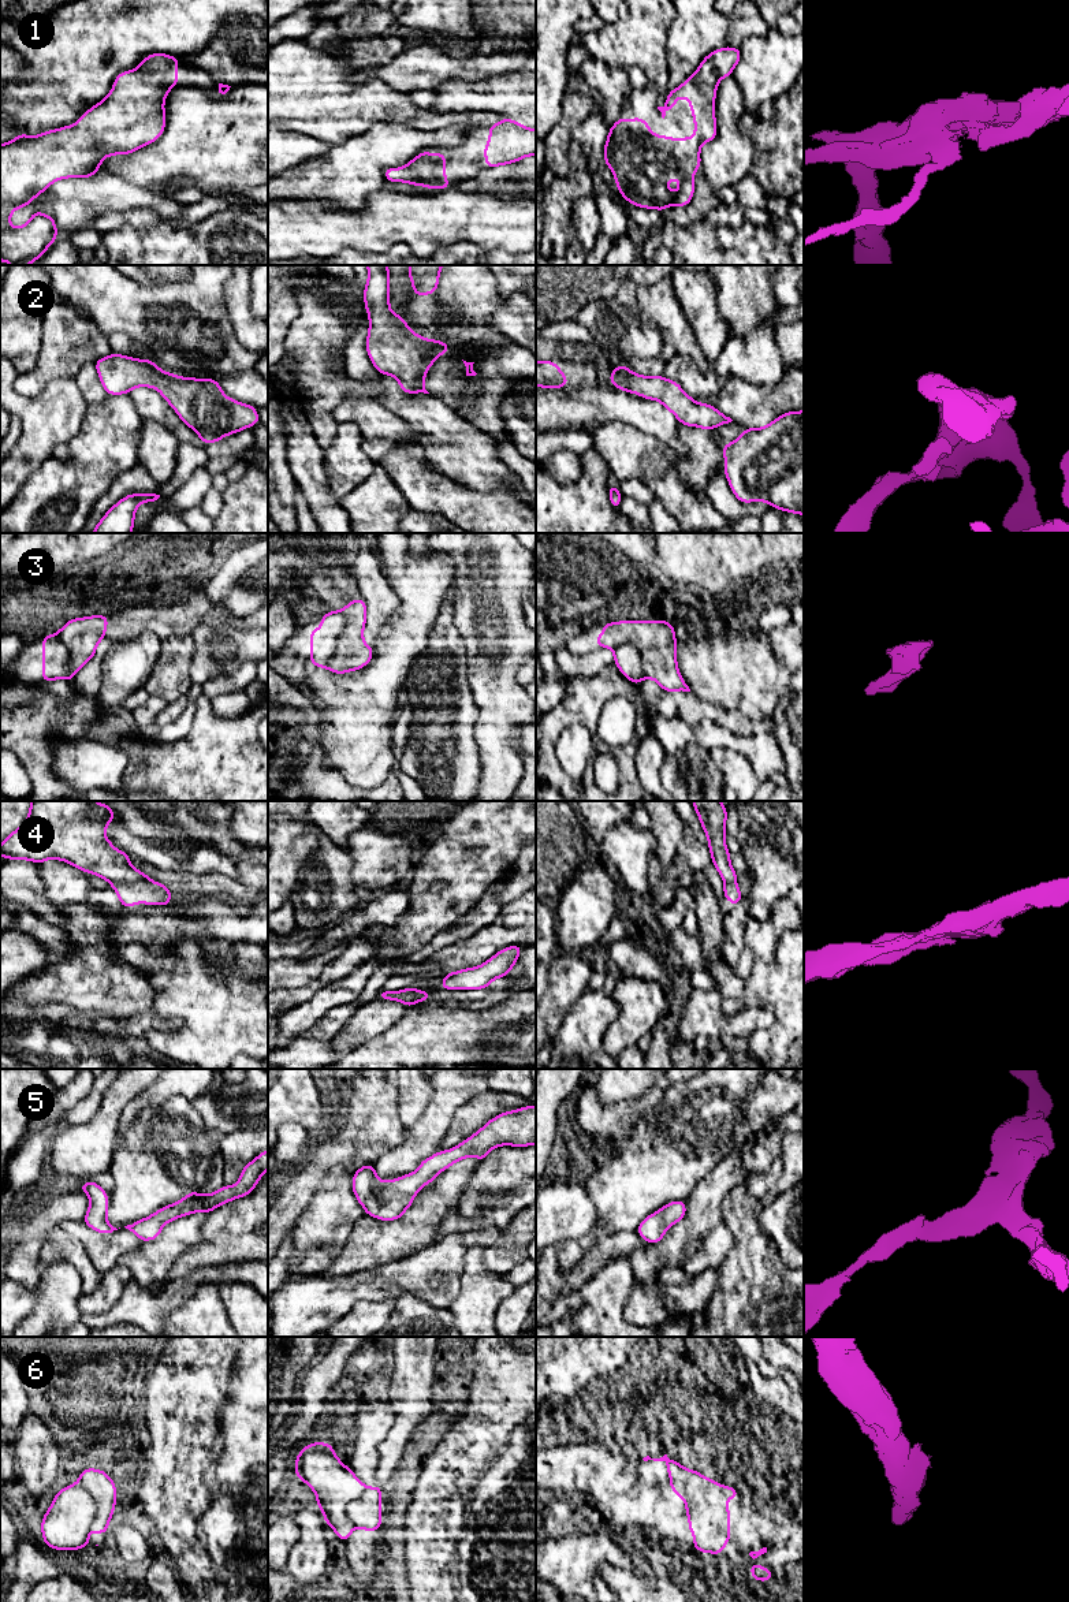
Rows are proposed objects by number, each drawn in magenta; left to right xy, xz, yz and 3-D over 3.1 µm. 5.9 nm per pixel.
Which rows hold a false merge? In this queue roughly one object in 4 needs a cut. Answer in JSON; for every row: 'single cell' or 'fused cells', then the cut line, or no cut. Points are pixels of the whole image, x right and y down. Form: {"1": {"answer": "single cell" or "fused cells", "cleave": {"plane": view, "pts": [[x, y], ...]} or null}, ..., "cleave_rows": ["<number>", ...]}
{"1": {"answer": "single cell", "cleave": null}, "2": {"answer": "single cell", "cleave": null}, "3": {"answer": "fused cells", "cleave": {"plane": "xz", "pts": [[341, 611], [345, 617], [345, 628], [326, 667]]}}, "4": {"answer": "fused cells", "cleave": {"plane": "xy", "pts": [[151, 880], [120, 882], [114, 887]]}}, "5": {"answer": "single cell", "cleave": null}, "6": {"answer": "fused cells", "cleave": {"plane": "xy", "pts": [[74, 1485], [79, 1486], [93, 1501], [95, 1516], [89, 1530]]}}, "cleave_rows": ["3", "4", "6"]}

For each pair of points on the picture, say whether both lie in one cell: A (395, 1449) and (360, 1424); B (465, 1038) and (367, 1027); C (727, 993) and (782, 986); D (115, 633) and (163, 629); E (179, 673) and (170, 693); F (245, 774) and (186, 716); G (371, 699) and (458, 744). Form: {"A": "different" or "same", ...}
{"A": "different", "B": "different", "C": "different", "D": "same", "E": "same", "F": "different", "G": "different"}

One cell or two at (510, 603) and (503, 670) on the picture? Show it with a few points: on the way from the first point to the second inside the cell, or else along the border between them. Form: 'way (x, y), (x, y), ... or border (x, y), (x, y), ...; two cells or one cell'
way (510, 619), (510, 654); one cell

